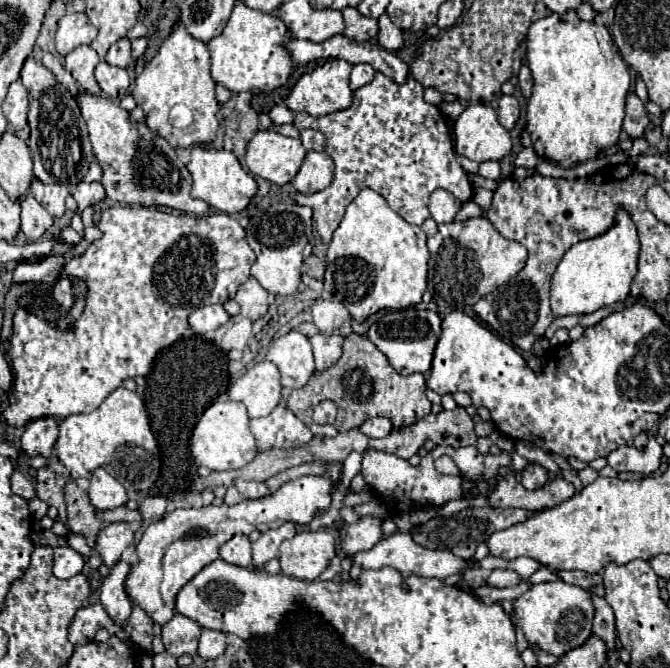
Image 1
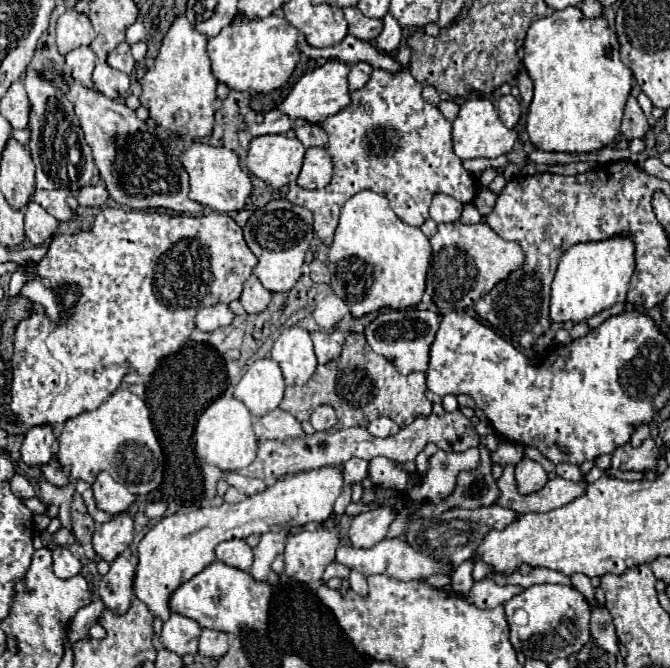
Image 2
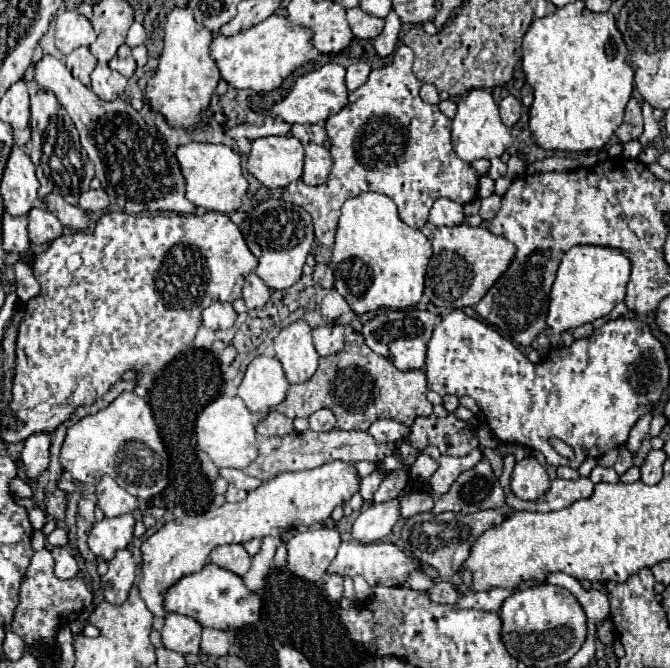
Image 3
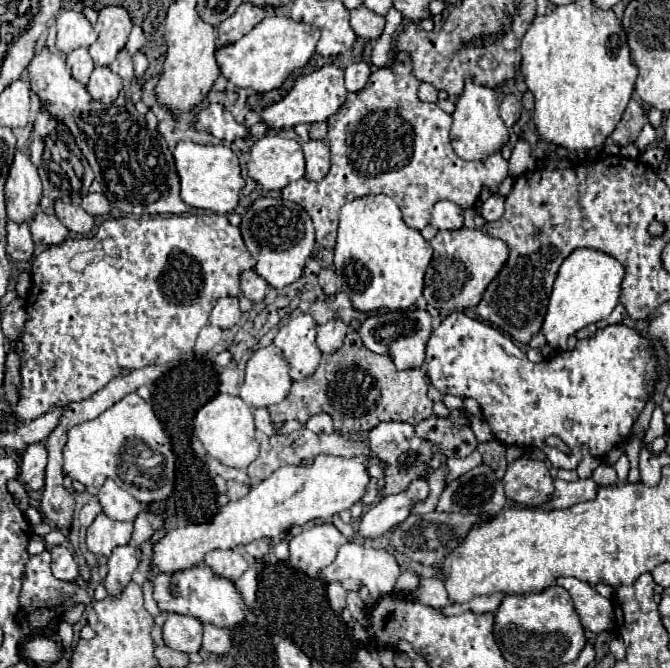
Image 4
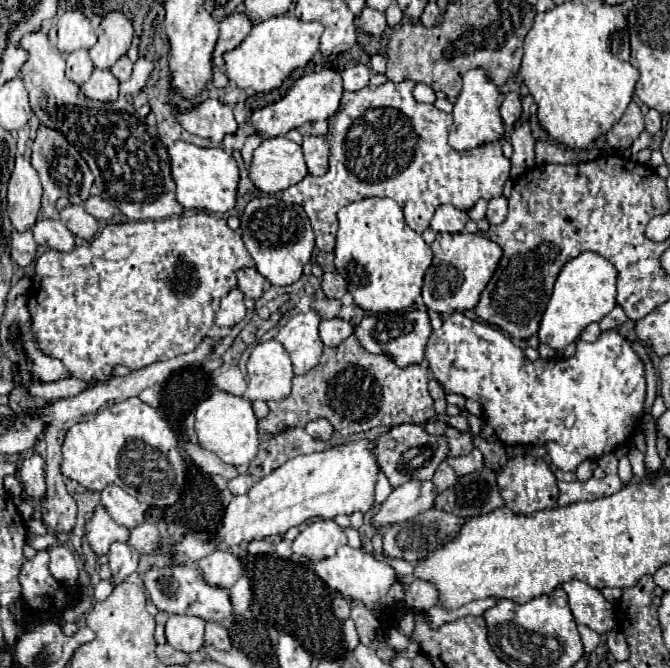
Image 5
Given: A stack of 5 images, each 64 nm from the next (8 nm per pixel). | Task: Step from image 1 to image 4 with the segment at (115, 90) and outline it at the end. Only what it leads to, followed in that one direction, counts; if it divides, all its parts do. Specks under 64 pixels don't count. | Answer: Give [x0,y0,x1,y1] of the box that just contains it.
[86,66,122,104]

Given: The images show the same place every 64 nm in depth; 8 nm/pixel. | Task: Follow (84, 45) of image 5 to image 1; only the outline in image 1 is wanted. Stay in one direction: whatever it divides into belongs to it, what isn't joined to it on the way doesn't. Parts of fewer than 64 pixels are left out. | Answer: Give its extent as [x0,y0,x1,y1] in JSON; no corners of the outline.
[56,12,98,56]

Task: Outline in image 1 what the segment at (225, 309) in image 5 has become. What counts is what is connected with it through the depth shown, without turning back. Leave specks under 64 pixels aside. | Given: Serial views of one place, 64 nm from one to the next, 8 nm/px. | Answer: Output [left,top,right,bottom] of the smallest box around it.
[188,304,230,334]

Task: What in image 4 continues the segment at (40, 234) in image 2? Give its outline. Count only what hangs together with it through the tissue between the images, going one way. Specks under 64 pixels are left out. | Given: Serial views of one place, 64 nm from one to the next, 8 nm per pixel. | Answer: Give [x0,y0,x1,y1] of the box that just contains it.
[30,212,70,246]

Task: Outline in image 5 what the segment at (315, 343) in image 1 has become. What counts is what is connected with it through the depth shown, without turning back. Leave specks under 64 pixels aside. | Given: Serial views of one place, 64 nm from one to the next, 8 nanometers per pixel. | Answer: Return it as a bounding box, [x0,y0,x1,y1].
[320,318,354,346]

